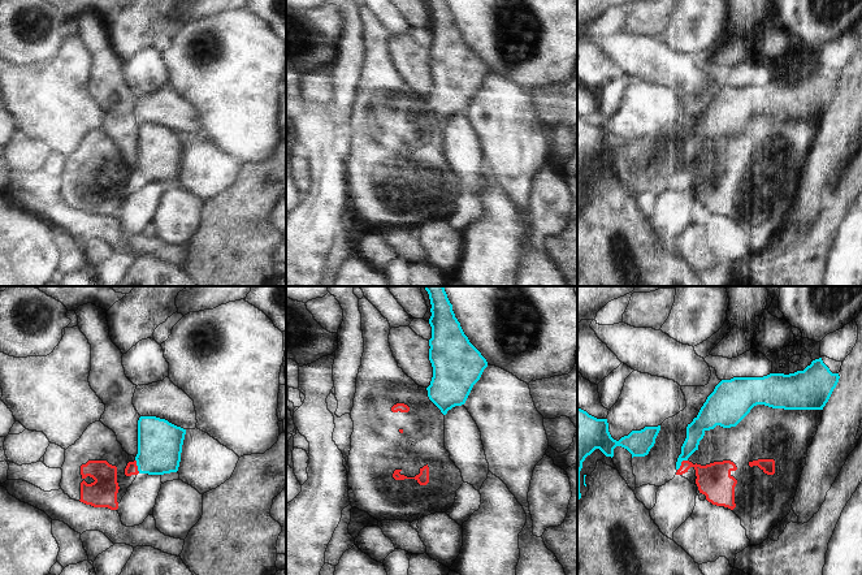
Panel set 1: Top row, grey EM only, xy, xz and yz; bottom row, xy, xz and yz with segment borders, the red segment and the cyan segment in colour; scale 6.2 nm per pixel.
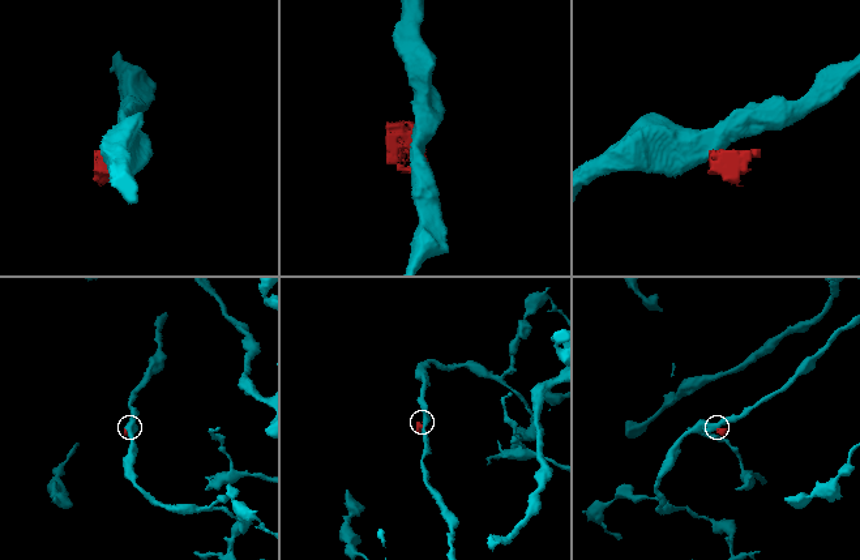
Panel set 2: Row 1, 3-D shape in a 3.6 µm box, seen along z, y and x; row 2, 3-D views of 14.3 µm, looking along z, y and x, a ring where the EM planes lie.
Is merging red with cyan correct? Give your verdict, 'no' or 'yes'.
no

